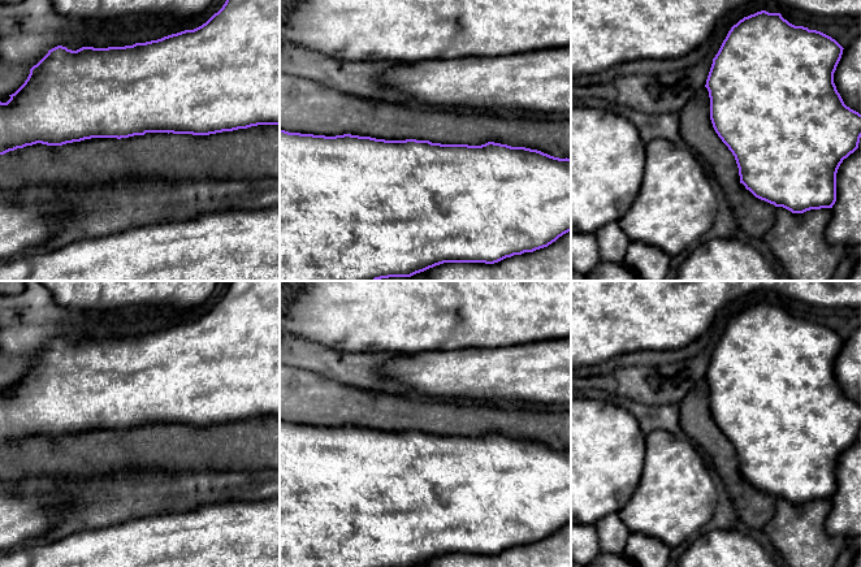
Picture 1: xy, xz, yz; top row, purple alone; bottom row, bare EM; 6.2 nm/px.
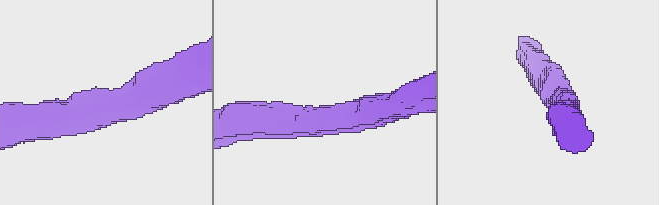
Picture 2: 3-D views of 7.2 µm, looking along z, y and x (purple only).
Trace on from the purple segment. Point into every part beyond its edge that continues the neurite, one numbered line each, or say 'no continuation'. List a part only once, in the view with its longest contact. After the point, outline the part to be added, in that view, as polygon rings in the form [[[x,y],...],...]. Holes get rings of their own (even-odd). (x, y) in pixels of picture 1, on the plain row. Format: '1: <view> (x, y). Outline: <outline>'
no continuation

